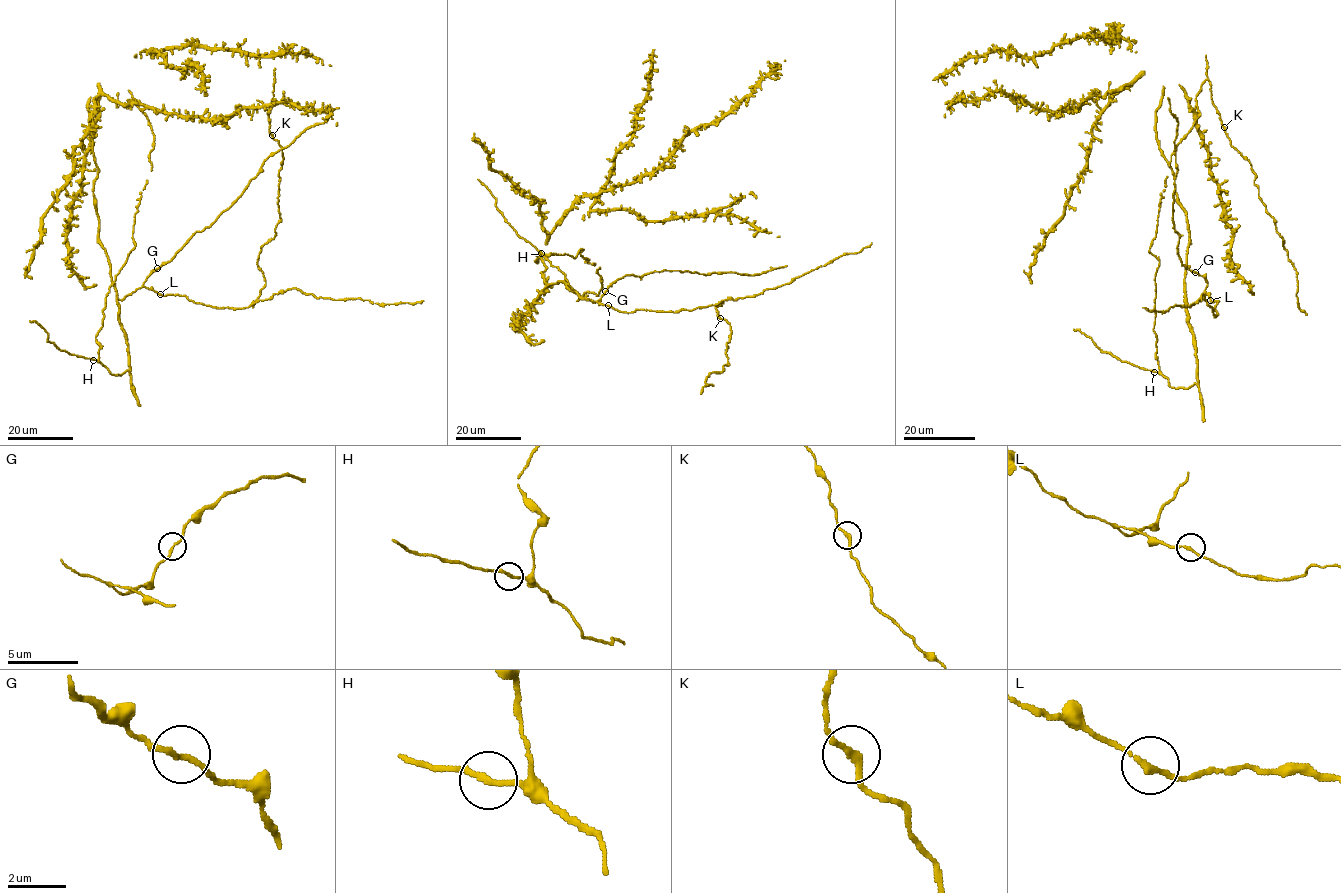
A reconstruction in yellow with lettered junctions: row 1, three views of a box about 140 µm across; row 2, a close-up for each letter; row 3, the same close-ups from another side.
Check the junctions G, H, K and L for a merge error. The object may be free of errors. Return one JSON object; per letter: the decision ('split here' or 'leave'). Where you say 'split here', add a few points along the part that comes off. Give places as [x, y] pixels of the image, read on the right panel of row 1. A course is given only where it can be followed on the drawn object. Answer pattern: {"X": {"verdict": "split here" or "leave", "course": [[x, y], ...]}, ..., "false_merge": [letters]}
{"G": {"verdict": "leave"}, "H": {"verdict": "leave"}, "K": {"verdict": "leave"}, "L": {"verdict": "leave"}, "false_merge": []}

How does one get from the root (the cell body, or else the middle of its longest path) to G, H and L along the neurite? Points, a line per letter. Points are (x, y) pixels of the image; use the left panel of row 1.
G: (110, 264), (111, 281), (118, 300), (140, 288), (157, 268)
H: (110, 264), (119, 322), (127, 345), (129, 370), (112, 375), (100, 362), (93, 360)
L: (110, 264), (111, 281), (118, 300), (142, 287), (160, 294)

